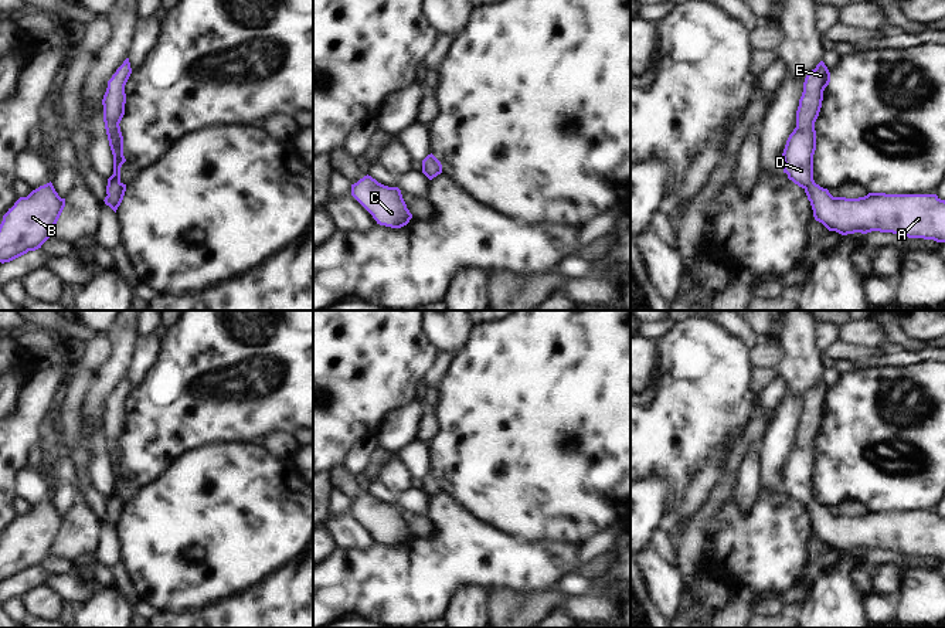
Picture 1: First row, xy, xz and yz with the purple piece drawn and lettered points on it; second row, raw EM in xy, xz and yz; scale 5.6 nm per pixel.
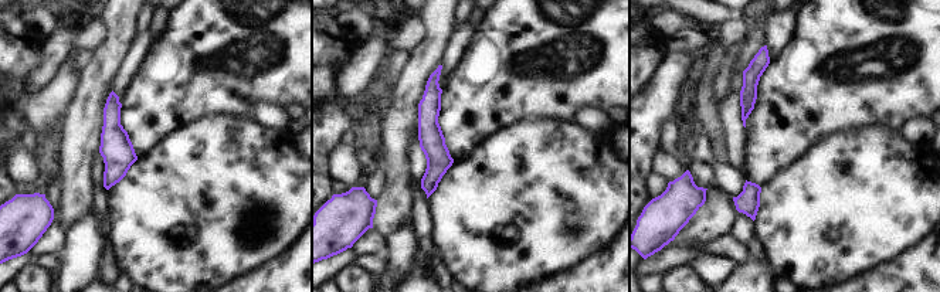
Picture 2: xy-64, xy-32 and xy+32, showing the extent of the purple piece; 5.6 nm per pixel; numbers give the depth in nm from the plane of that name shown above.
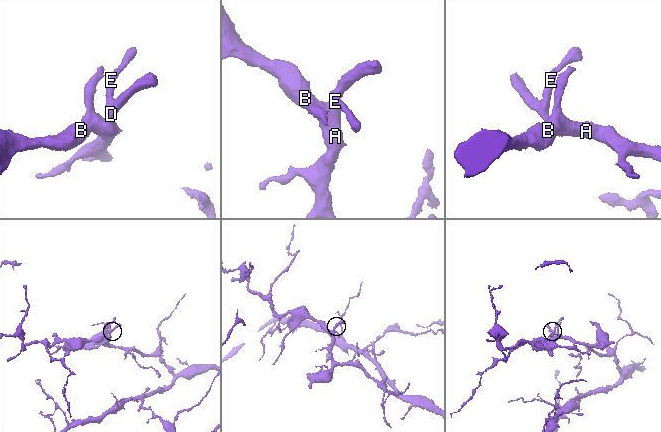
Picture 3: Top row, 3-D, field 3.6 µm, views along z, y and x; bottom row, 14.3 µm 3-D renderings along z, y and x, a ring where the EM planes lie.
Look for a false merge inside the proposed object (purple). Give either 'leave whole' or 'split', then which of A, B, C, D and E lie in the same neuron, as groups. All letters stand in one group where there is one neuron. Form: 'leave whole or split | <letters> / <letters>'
leave whole | A B C D E

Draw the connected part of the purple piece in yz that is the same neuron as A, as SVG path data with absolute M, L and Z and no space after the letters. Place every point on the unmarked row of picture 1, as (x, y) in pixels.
M820 379L805 396L796 445L782 471L783 490L805 508L815 537L842 553L880 549L945 560L945 517L936 512L868 510L864 515L846 516L833 515L827 506L815 500L815 439L829 400L830 390Z

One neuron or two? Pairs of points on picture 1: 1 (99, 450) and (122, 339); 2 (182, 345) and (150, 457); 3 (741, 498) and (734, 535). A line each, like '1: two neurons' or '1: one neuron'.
1: two neurons
2: one neuron
3: two neurons

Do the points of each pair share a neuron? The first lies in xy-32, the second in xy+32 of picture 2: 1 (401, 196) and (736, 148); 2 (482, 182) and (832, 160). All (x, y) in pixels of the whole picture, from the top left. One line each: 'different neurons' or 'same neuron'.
1: different neurons
2: same neuron

